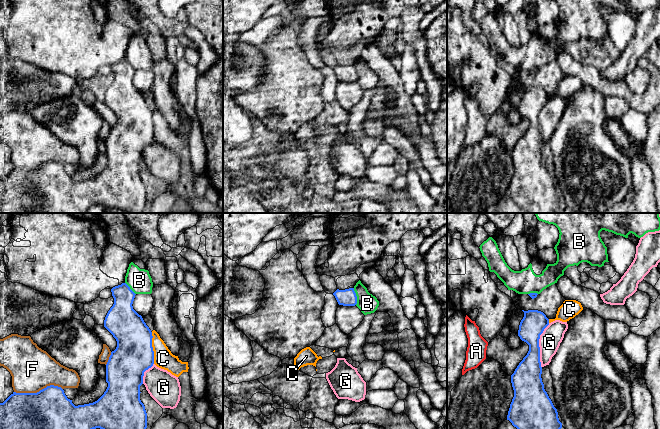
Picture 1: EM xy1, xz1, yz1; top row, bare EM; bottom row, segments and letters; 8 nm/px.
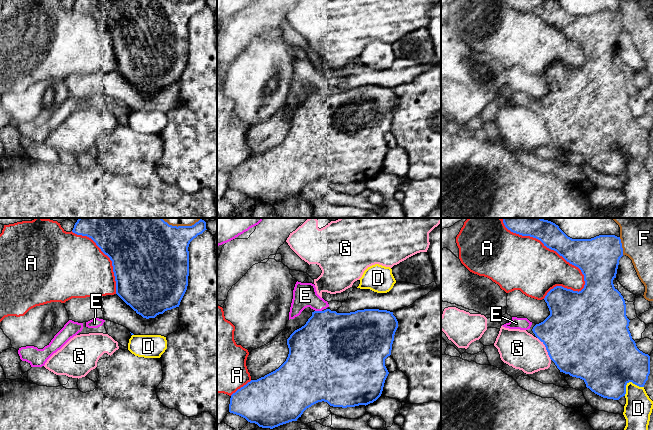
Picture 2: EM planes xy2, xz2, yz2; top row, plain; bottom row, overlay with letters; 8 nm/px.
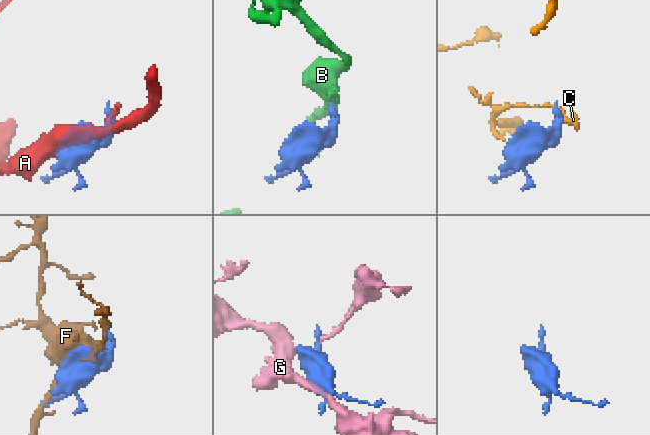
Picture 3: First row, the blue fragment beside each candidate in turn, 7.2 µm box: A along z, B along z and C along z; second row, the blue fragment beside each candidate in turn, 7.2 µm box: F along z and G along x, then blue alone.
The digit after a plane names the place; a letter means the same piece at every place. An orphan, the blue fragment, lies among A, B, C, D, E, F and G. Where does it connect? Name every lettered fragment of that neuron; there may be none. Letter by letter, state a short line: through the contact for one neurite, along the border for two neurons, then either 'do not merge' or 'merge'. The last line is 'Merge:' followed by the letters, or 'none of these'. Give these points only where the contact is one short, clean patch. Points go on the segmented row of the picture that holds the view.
A: do not merge
B: line xz1 (353, 288), (356, 294), (356, 304); do not merge
C: line xy1 (151, 332), (154, 363); do not merge
D: do not merge
E: merge
F: do not merge
G: do not merge
Merge: E

